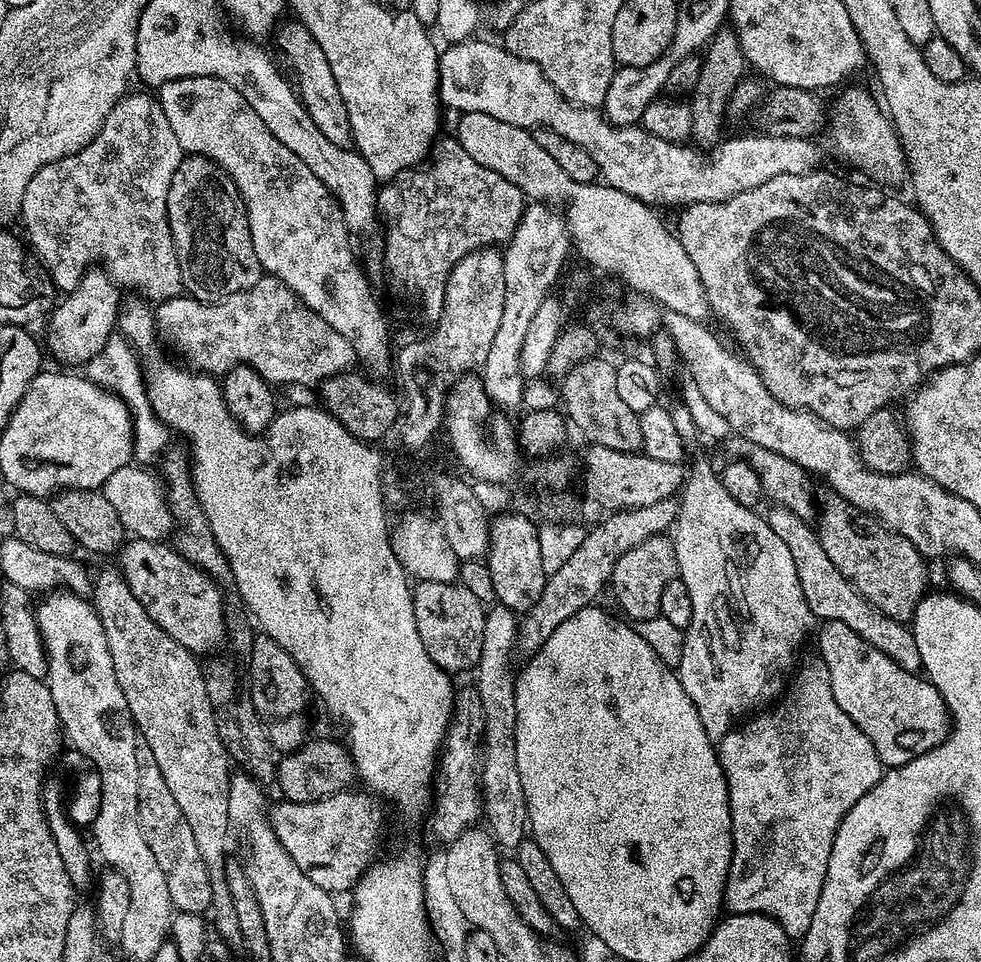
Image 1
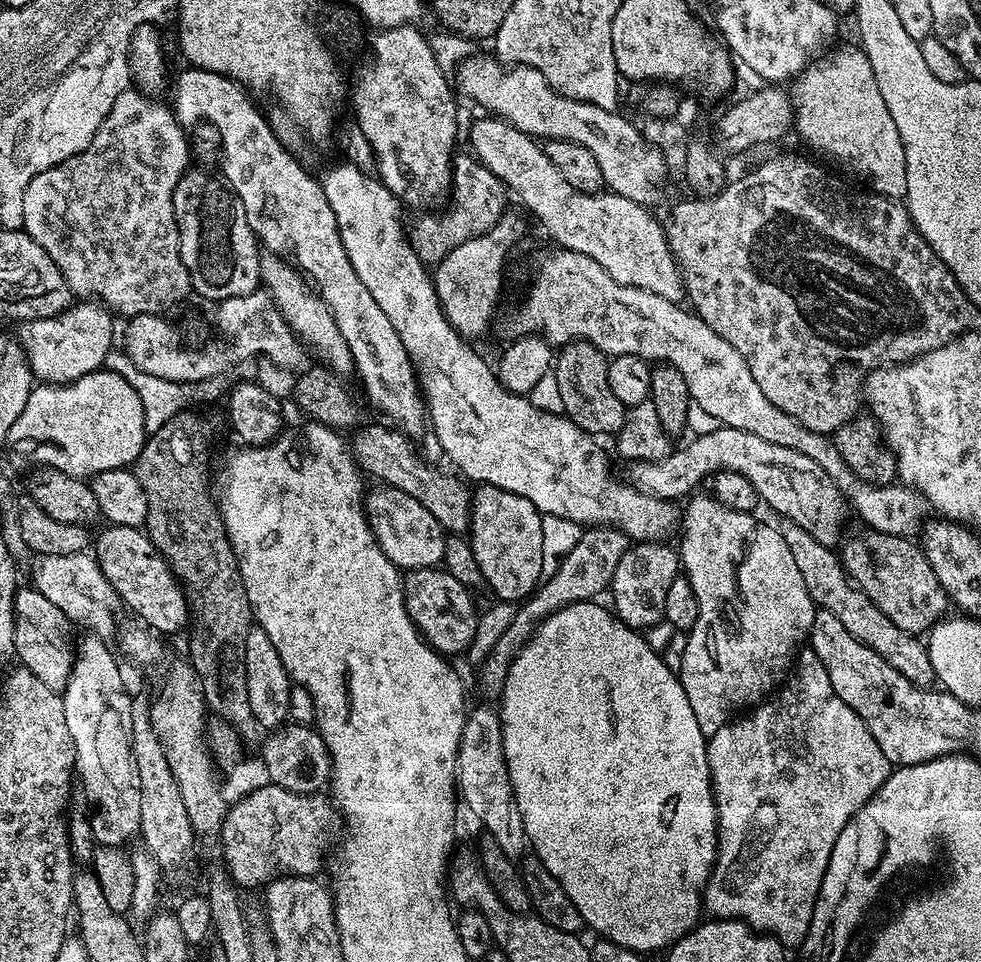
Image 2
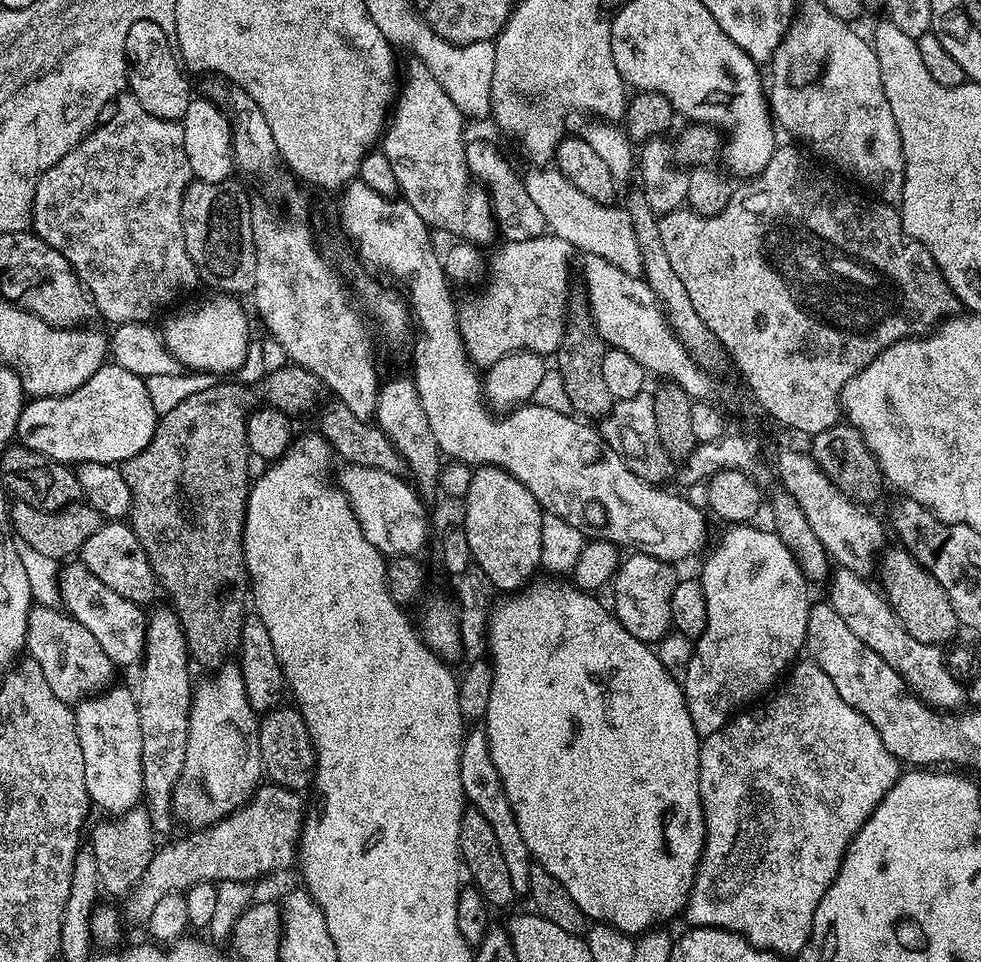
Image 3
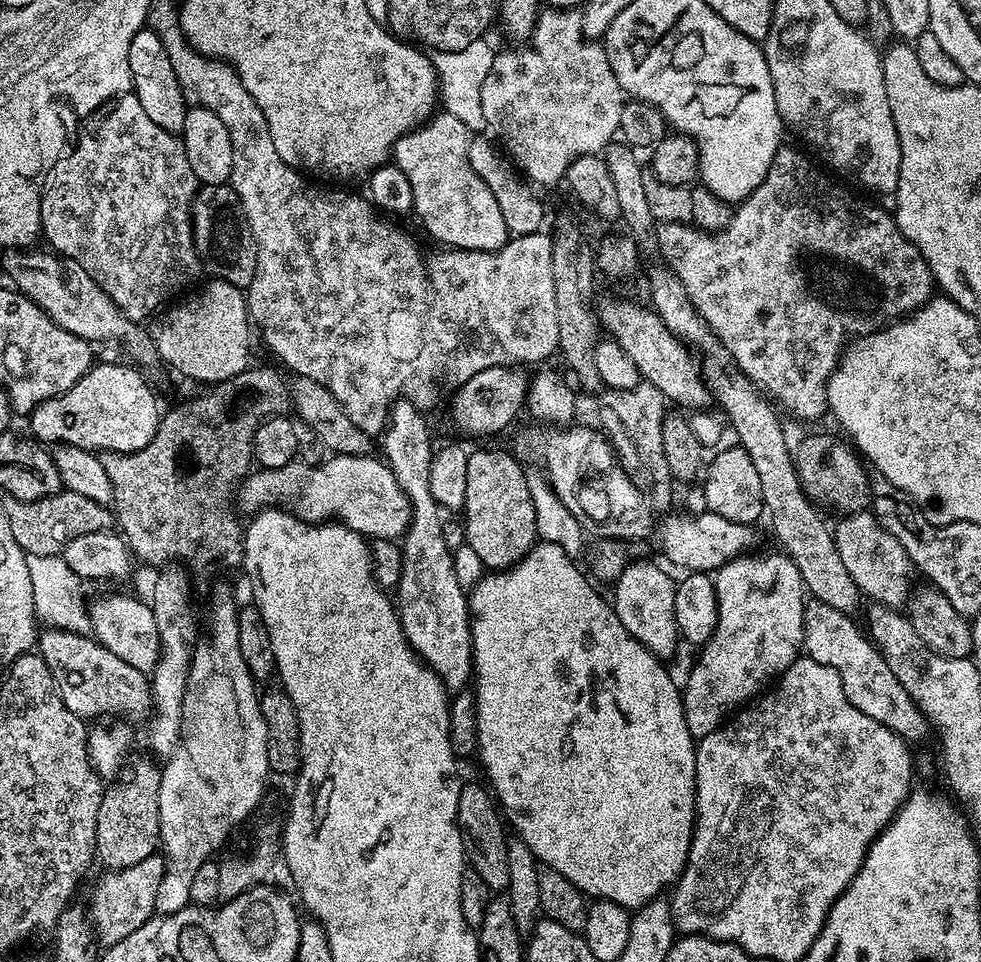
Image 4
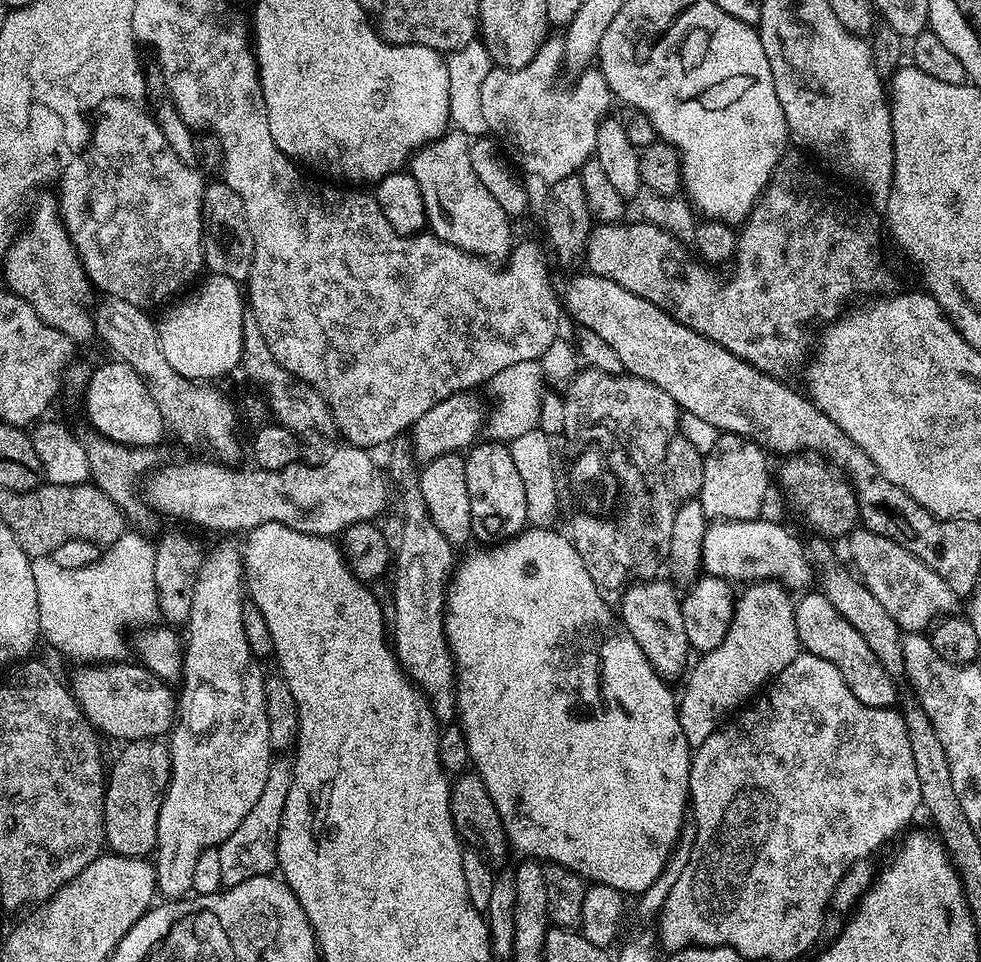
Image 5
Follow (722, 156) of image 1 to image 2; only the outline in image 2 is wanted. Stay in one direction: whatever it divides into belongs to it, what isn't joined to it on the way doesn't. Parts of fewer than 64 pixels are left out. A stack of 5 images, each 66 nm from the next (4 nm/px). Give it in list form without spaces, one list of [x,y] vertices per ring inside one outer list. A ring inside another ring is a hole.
[[[492,54],[467,56],[455,69],[454,84],[463,99],[465,96],[481,104],[488,111],[485,113],[513,124],[528,136],[544,142],[569,140],[578,142],[578,146],[586,146],[602,169],[607,191],[617,192],[622,198],[630,198],[630,202],[645,206],[653,206],[663,198],[659,150],[645,140],[643,131],[637,125],[635,128],[626,117],[619,116],[619,111],[602,110],[602,106],[594,106],[585,100],[572,100],[555,92],[538,70],[525,64],[505,67]]]

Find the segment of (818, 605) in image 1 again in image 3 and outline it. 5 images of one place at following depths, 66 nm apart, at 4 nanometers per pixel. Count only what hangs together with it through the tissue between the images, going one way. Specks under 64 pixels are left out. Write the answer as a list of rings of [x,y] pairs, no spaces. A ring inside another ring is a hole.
[[[837,567],[831,573],[830,583],[827,585],[827,603],[831,604],[834,610],[838,610],[838,615],[842,617],[842,622],[850,626],[861,642],[866,642],[886,666],[890,666],[904,679],[906,686],[917,696],[921,702],[937,710],[960,710],[964,704],[964,684],[959,680],[957,673],[950,667],[939,647],[935,644],[918,642],[898,622],[894,610],[888,605],[884,598],[883,591],[874,589],[868,585],[869,581],[860,576],[857,572],[852,572],[848,568]],[[832,584],[832,585],[831,585]],[[876,591],[876,592],[875,592]],[[956,675],[956,676],[955,676]]]

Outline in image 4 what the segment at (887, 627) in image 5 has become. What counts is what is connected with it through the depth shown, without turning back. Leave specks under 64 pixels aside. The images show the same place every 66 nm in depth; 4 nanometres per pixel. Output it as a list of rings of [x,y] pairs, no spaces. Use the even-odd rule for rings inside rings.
[[[657,262],[649,270],[648,292],[652,295],[650,307],[656,316],[662,318],[664,325],[678,339],[698,353],[702,361],[704,383],[712,393],[713,401],[717,405],[720,403],[719,411],[726,417],[731,431],[732,428],[736,431],[736,436],[740,439],[737,440],[739,447],[744,448],[746,454],[750,454],[754,470],[758,470],[758,478],[762,481],[765,513],[772,520],[772,530],[782,544],[781,549],[786,551],[797,566],[805,591],[813,599],[834,607],[834,610],[840,613],[855,615],[860,600],[862,601],[862,593],[839,557],[833,531],[829,525],[827,528],[818,512],[820,510],[805,495],[800,479],[797,478],[792,450],[790,444],[788,448],[782,424],[776,414],[777,409],[767,399],[762,398],[751,378],[732,361],[732,355],[726,350],[726,346],[722,346],[722,342],[692,305],[686,286],[682,286],[680,279],[667,264]]]

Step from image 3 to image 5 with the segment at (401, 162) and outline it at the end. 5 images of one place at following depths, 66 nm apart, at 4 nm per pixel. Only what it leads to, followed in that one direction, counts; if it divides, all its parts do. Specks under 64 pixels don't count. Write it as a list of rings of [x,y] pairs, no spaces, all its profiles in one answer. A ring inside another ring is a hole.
[[[449,130],[418,149],[410,161],[410,171],[422,190],[431,235],[489,262],[508,259],[514,247],[513,221],[508,212],[498,206],[490,190],[478,182],[478,174],[474,174],[474,165],[470,163],[470,137],[465,132]]]

